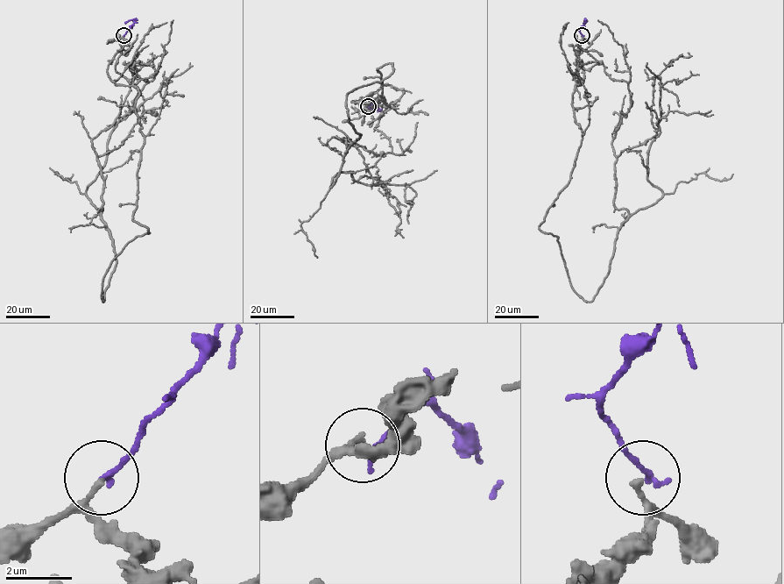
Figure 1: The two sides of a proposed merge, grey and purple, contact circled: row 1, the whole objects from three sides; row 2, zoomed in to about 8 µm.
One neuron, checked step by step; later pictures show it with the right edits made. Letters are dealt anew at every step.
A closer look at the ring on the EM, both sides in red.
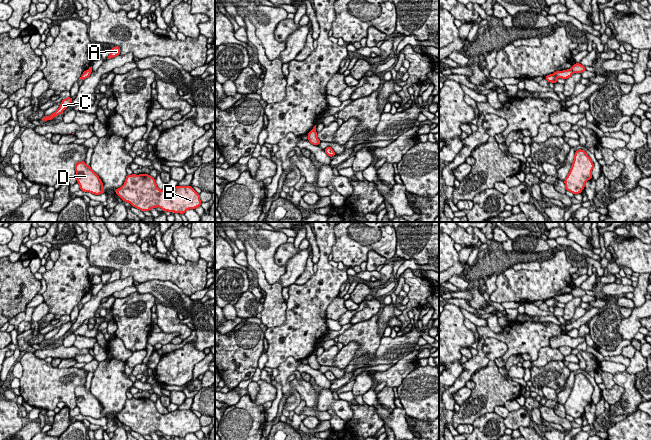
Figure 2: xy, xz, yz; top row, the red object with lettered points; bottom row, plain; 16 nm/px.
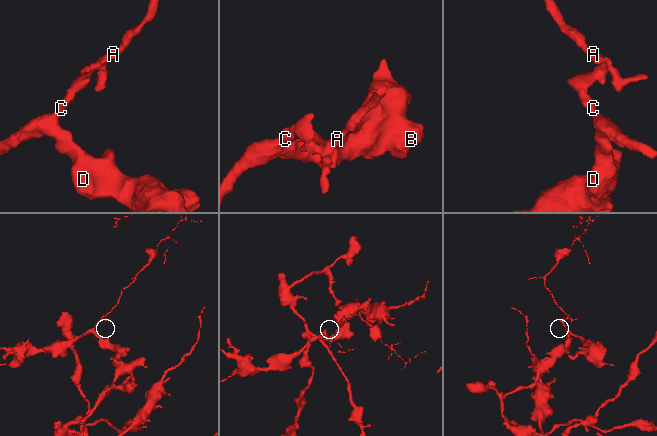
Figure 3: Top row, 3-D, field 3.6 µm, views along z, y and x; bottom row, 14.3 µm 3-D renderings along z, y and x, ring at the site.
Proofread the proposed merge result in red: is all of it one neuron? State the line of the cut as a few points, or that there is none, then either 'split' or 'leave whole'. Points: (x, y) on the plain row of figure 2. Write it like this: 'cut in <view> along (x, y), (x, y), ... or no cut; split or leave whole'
cut in yz along (571, 292), (573, 296); split

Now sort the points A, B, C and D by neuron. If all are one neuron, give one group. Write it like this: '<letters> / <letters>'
A / B C D

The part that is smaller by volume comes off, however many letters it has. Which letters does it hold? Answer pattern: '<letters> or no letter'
A

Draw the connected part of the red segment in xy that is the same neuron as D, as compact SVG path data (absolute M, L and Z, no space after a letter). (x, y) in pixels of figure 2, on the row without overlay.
M84 385L75 388L76 404L80 414L95 419L105 417L103 407L99 400Z

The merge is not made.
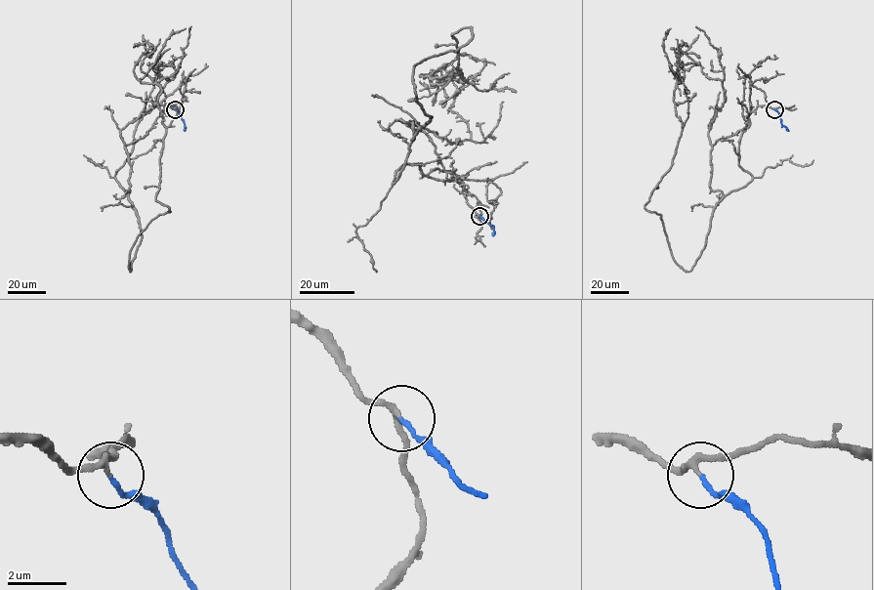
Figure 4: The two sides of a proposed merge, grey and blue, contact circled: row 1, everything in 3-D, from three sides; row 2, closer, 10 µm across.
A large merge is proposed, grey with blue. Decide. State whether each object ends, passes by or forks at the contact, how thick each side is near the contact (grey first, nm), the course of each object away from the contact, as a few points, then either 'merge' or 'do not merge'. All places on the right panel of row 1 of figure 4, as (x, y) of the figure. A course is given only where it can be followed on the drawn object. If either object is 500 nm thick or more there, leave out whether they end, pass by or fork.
grey passes by; blue ends; calibres 190 and 150 nm; course grey (774, 109), (712, 146), (722, 199), (685, 271), (645, 207), (683, 128), (670, 28); course blue (774, 109), (788, 131); merge

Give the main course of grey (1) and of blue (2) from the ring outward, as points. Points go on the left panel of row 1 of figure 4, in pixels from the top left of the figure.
1: (175, 109), (126, 146), (130, 271), (170, 212), (161, 89), (141, 81), (186, 28)
2: (175, 109), (185, 126), (184, 131)

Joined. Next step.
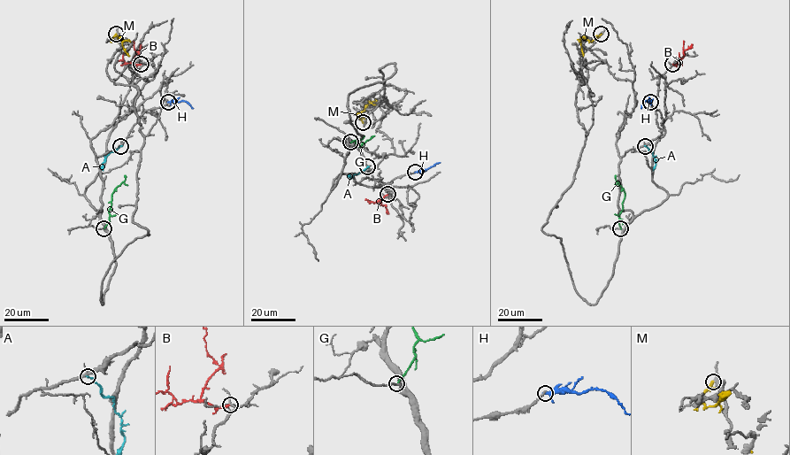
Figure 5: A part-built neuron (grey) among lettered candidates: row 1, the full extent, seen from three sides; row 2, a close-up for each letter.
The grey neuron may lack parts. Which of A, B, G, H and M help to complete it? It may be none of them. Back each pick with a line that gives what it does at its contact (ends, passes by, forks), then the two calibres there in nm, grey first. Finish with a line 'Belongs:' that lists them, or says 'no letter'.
Belongs: no letter

